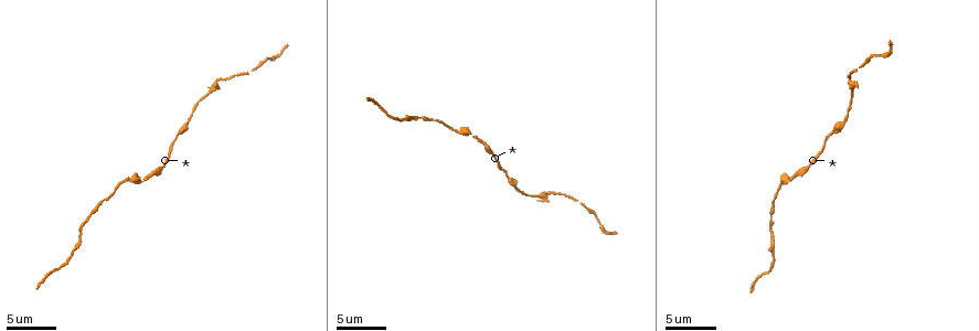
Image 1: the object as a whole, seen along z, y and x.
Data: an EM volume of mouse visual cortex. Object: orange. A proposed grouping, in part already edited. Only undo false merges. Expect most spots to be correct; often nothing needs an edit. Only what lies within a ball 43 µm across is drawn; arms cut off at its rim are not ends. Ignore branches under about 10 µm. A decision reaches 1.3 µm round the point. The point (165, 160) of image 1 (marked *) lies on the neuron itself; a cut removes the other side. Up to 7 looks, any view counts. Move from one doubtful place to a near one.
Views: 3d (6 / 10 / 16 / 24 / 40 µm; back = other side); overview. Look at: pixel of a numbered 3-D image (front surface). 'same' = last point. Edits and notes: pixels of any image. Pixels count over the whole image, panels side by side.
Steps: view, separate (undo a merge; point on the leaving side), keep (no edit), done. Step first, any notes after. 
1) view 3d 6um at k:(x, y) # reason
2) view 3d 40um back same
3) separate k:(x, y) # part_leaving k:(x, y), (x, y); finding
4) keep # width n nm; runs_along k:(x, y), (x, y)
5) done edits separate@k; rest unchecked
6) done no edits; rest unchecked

view 3d 6um at 1:(832, 133)

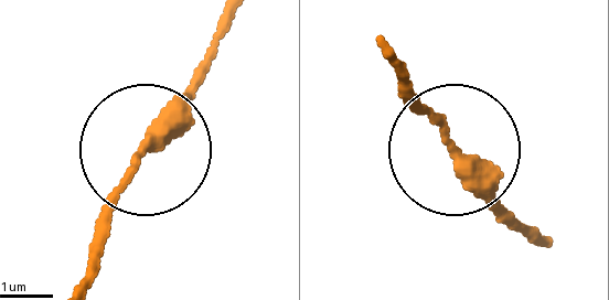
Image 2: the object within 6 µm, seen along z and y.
keep # runs_along 2:(386, 51), (509, 226); one neuron here

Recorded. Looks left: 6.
view 3d 10um at 1:(457, 132)

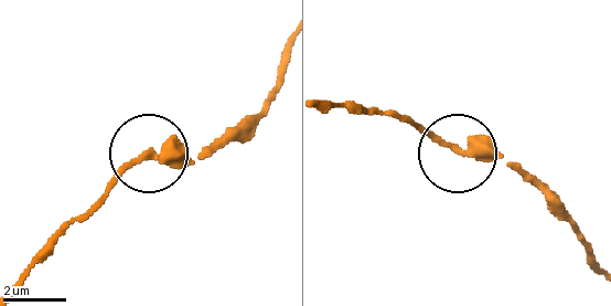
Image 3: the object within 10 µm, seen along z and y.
keep # runs_along 3:(577, 231), (497, 157), (450, 149), (405, 117); continuous, no second neuron

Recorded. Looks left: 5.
view 3d 10um at 1:(204, 98) # calibre changes

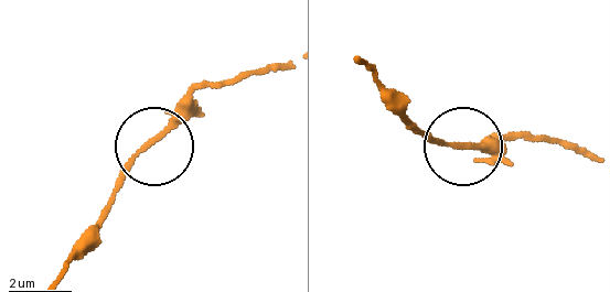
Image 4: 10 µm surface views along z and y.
keep # continuous, no second neuron

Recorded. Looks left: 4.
done no edits; rest unchecked

